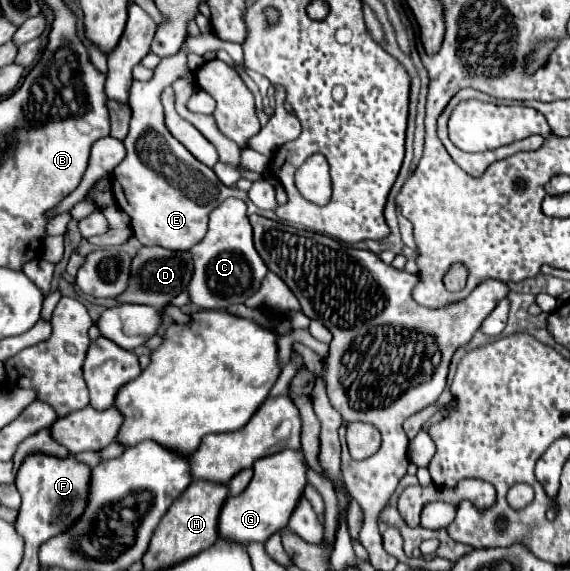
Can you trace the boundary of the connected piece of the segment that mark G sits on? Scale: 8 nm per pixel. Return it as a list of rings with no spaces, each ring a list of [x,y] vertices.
[[[280,451],[276,455],[258,459],[252,469],[254,469],[254,477],[250,485],[246,487],[242,495],[226,499],[220,513],[220,521],[218,521],[220,537],[238,541],[242,545],[250,541],[264,543],[264,539],[284,529],[308,483],[306,461],[302,451]]]

